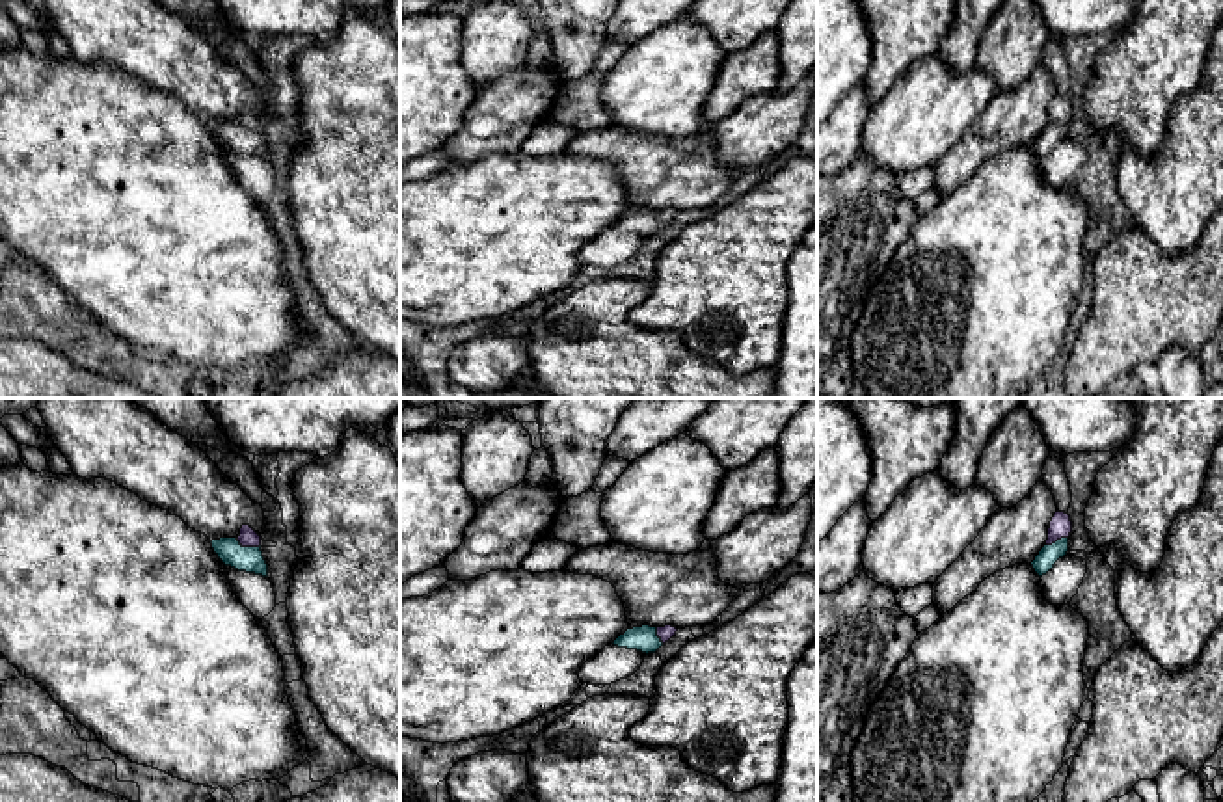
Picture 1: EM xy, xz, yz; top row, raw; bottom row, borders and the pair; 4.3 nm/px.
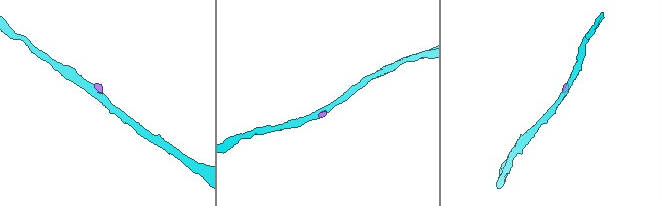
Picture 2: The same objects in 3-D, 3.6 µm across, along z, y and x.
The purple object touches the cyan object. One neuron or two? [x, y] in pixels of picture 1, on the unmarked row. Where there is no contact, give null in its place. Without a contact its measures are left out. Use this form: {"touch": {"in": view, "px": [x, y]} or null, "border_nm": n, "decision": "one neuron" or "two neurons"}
{"touch": {"in": "xy", "px": [248, 129]}, "border_nm": 110, "decision": "one neuron"}

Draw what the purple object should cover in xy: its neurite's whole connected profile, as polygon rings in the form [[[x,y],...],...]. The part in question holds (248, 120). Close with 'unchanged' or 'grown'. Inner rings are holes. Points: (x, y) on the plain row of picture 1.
[[[242,108],[238,121],[220,121],[210,127],[225,149],[268,160],[268,147],[261,134],[261,119],[249,108]]]; grown

